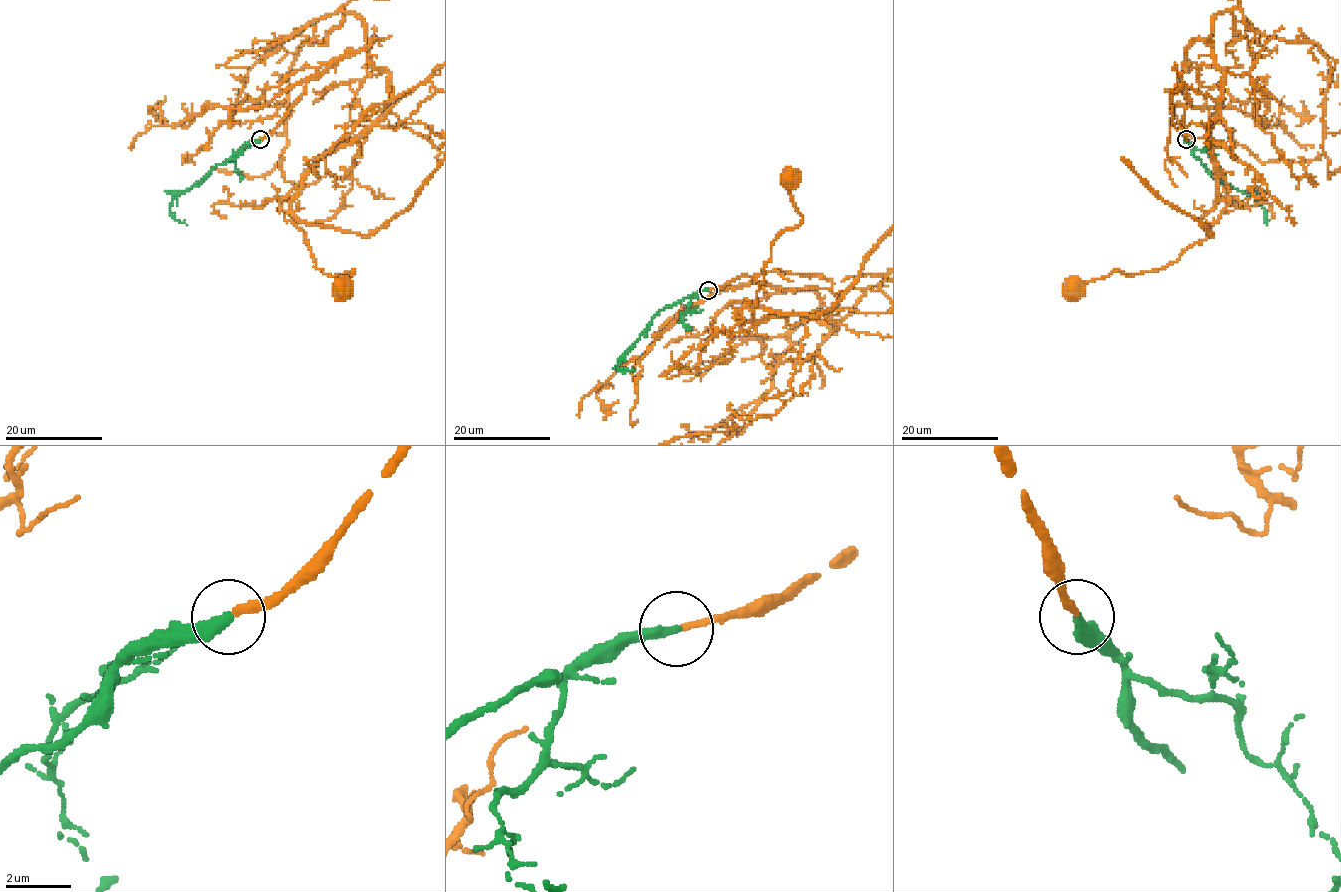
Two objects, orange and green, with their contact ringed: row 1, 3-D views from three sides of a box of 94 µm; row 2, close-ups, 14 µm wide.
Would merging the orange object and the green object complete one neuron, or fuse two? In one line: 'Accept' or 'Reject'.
Accept

